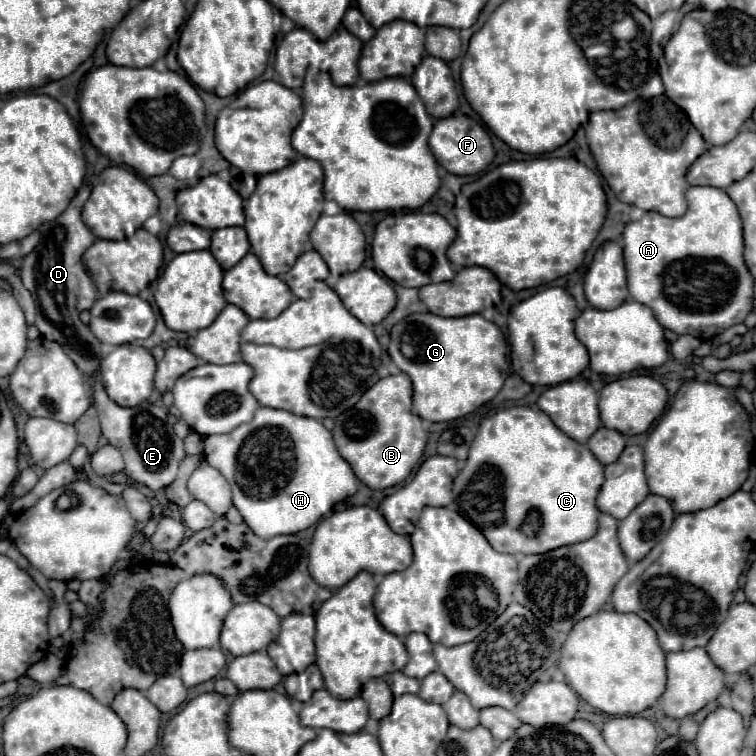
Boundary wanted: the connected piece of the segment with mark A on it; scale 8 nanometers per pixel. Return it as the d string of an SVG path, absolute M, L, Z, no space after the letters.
M689 187L687 189L689 209L683 217L669 219L661 213L647 211L639 221L631 221L623 231L623 251L627 269L627 287L633 301L641 301L653 309L653 315L665 329L677 335L693 335L697 339L711 339L723 329L743 323L747 313L753 309L753 283L749 269L743 261L743 235L741 217L733 201L723 189Z

